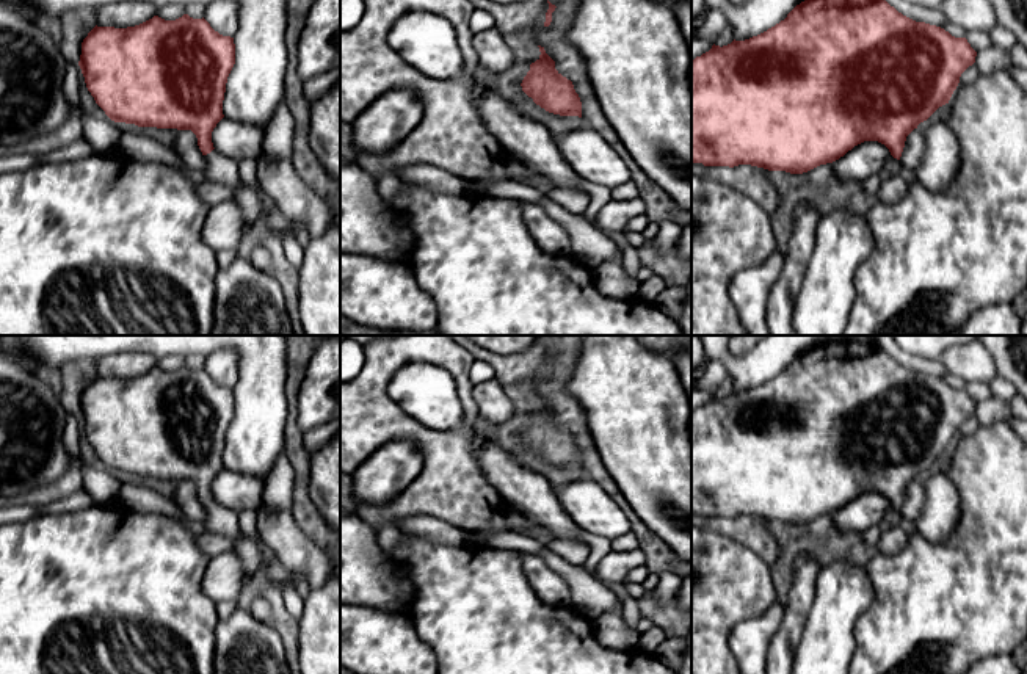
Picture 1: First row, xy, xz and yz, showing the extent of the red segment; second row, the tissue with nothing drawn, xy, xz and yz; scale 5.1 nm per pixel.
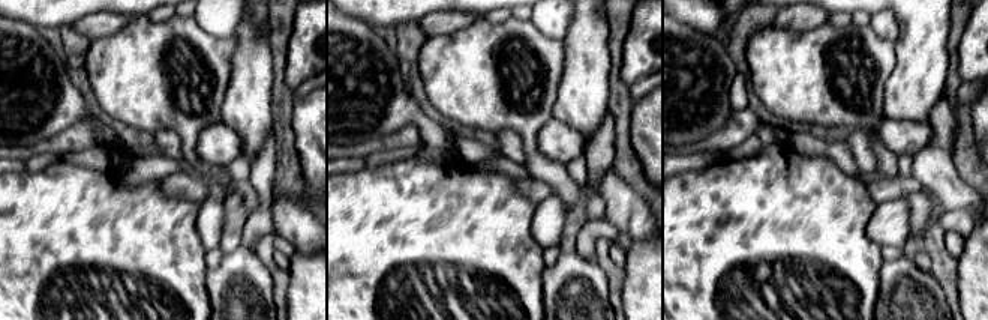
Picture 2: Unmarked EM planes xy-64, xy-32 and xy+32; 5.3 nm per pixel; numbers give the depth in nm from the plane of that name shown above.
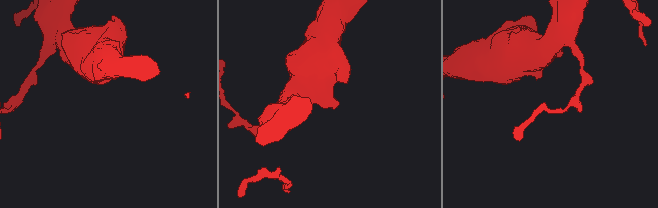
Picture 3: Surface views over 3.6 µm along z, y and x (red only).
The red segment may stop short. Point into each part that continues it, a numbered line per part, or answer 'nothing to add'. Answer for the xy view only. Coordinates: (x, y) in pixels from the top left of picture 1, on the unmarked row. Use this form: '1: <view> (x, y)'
1: xy (218, 519)

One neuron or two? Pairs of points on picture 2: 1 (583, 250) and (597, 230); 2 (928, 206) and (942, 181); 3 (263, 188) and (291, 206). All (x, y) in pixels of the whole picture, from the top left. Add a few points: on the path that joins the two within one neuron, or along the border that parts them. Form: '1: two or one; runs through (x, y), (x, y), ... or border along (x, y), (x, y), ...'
1: one; runs through (585, 245), (592, 235)
2: two; border along (924, 190), (939, 208)
3: two; border along (273, 181), (272, 220), (276, 229)

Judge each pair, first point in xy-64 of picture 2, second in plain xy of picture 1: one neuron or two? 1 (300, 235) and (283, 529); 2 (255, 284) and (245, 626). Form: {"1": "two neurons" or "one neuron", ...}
{"1": "one neuron", "2": "one neuron"}

